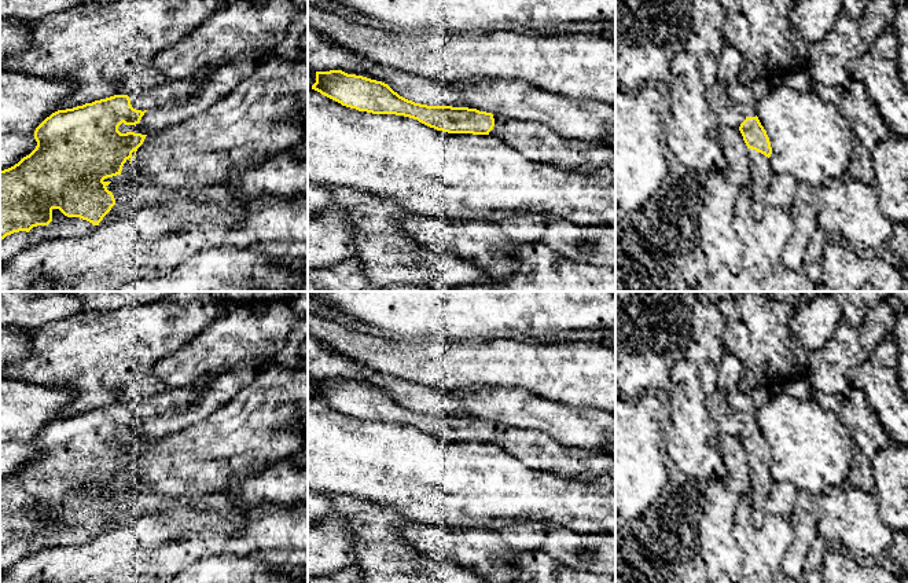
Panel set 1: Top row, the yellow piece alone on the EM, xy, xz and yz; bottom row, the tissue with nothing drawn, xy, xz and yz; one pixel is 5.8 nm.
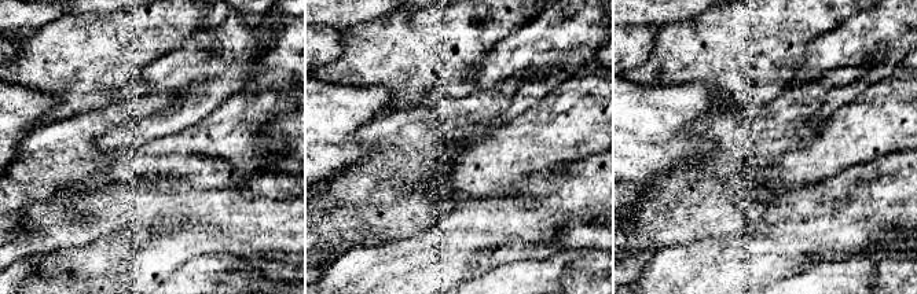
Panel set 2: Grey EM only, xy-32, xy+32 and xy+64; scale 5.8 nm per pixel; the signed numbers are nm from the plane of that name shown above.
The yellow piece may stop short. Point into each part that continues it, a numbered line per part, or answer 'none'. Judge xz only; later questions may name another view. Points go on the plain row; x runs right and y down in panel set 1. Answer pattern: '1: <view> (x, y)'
1: xz (537, 450)

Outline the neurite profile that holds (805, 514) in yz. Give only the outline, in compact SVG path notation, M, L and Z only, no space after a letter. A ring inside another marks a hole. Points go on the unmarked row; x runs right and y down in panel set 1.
M799 491L787 520L793 529L793 540L787 553L780 561L782 576L801 580L804 576L804 562L809 553L812 542L817 535L817 522L821 518L817 496Z

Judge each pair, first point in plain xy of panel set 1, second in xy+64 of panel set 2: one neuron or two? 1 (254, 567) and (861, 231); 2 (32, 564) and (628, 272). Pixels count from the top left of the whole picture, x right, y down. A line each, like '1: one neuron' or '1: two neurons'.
1: two neurons
2: two neurons

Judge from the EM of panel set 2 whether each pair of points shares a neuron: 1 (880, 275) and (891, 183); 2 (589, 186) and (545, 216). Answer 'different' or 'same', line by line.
1: different
2: same

